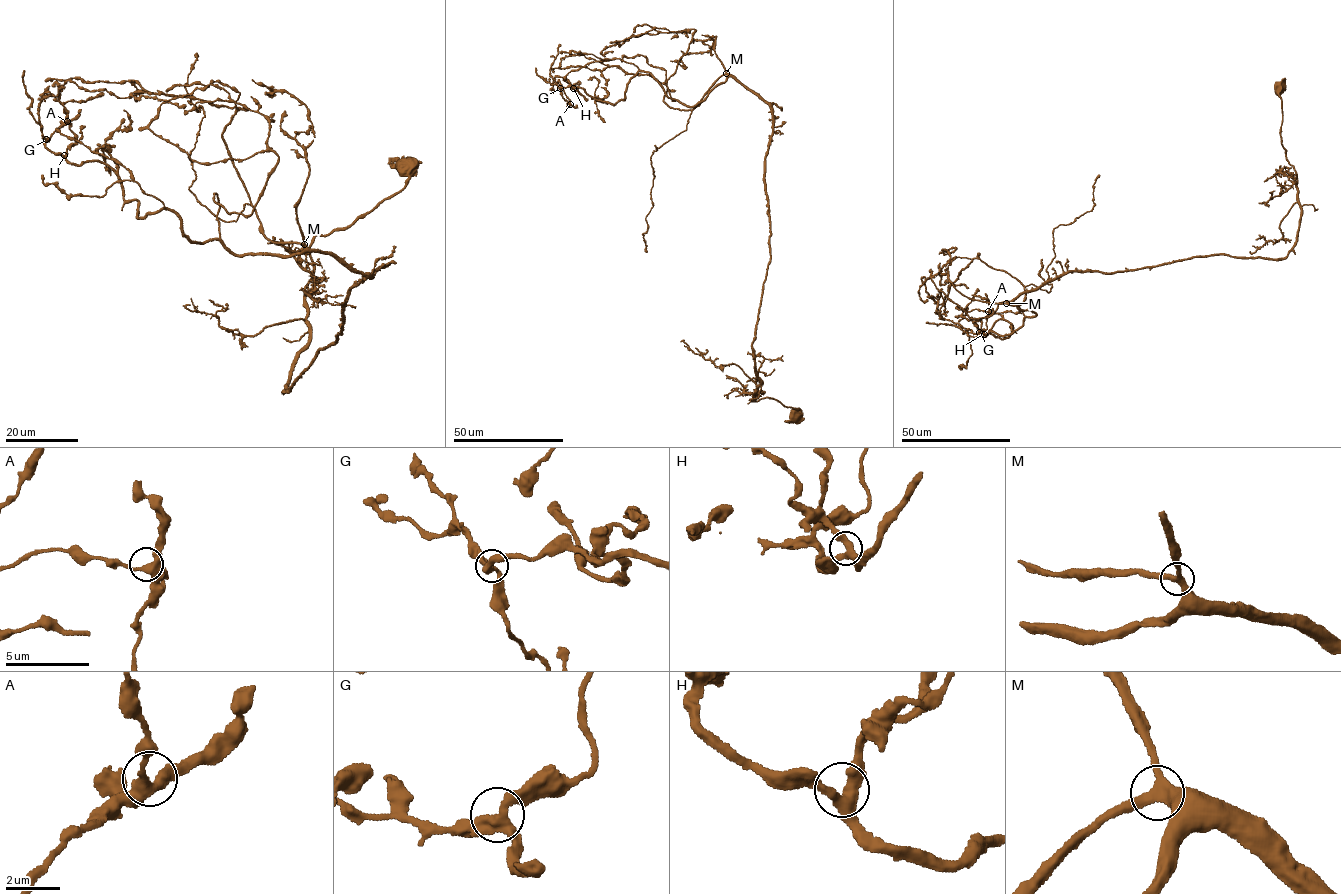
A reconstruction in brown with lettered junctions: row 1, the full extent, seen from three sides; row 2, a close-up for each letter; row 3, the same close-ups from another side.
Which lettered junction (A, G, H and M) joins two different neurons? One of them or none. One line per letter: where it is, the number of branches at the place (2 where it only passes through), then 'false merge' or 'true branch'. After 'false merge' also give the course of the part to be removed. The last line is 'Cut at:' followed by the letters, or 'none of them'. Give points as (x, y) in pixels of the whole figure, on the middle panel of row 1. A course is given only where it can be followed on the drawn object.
A: (570, 104) | 3 | true branch
G: (560, 88) | 3 | true branch
H: (573, 88) | 3 | true branch
M: (726, 73) | 3 | true branch
Cut at: none of them

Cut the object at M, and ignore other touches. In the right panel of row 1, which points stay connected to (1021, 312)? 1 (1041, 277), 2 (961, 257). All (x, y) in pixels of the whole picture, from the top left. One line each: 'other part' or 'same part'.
1: same part
2: other part

